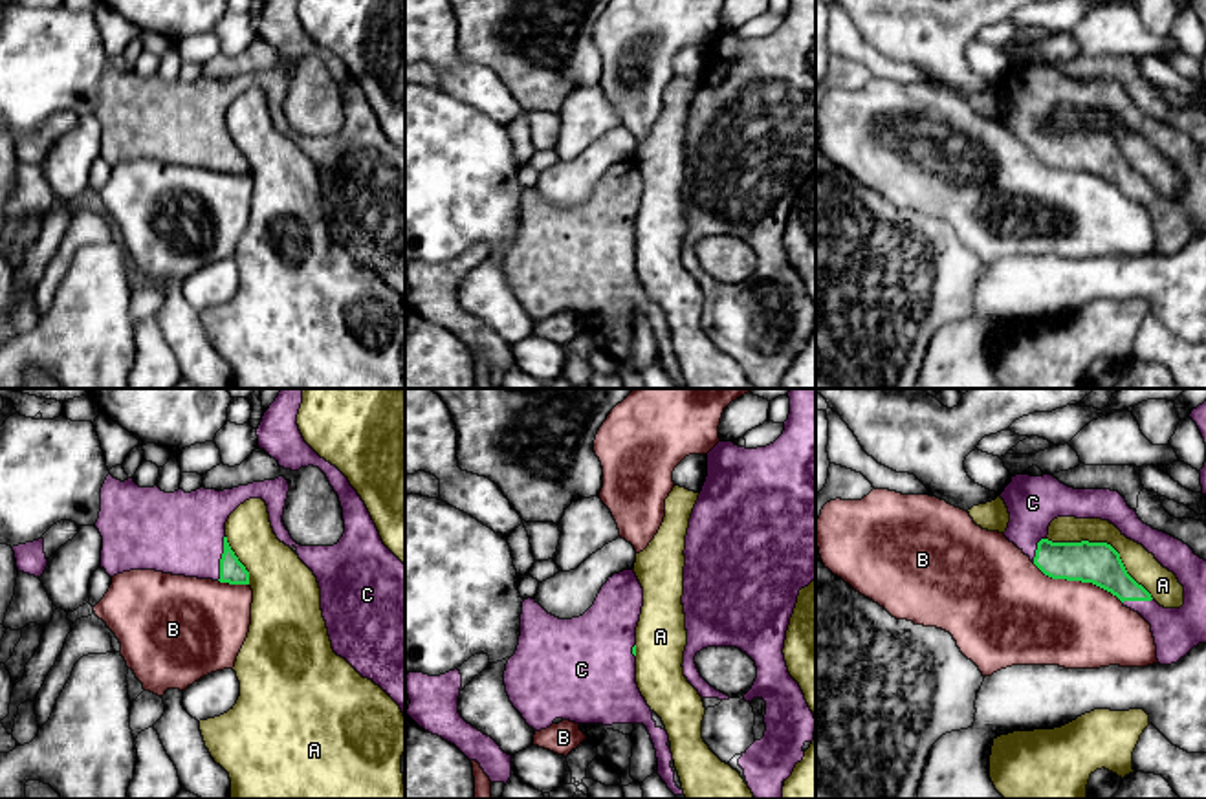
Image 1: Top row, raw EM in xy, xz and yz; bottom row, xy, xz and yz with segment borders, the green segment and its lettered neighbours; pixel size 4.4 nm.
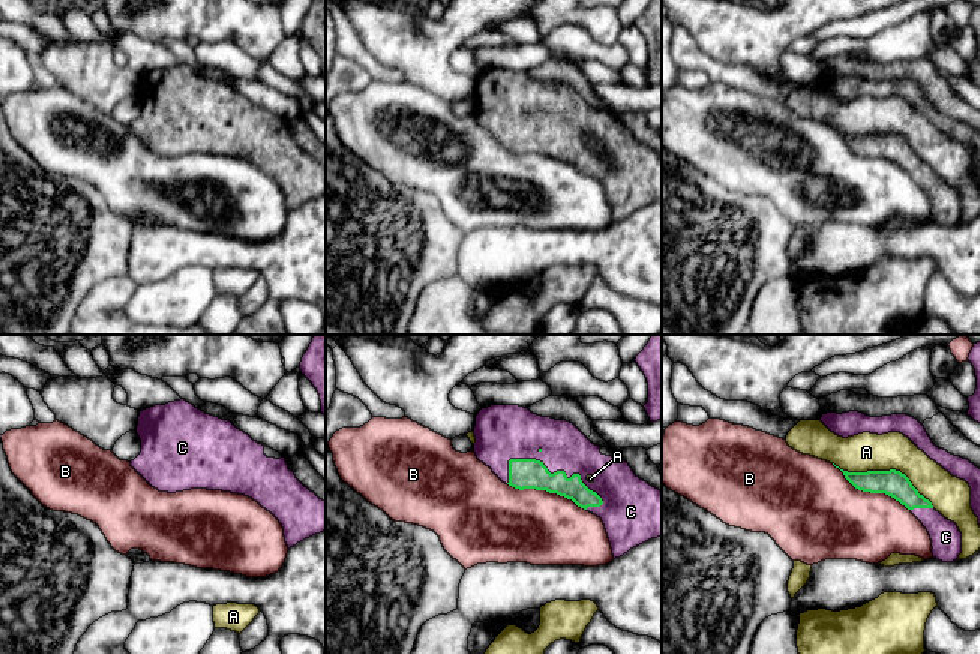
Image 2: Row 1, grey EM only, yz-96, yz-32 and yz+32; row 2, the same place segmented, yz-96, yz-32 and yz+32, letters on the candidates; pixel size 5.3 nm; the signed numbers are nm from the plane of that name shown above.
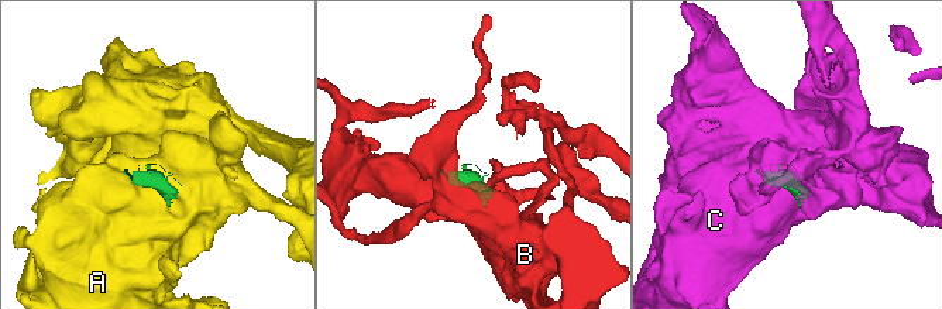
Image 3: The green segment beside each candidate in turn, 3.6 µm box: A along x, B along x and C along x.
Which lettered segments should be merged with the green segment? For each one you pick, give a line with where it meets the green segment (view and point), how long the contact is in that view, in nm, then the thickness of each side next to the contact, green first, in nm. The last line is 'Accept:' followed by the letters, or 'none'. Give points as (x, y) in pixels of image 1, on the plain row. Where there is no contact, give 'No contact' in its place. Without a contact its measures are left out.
C: Touches green at xy (222, 147). Shared border 200 nm. Thickness 110 nm (green) against 360 nm
Accept: C

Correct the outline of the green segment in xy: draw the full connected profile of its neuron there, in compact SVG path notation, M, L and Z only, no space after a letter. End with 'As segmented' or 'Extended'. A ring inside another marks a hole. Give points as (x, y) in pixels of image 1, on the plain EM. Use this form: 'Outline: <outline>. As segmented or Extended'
Outline: M266 0L257 18L258 37L275 48L284 59L299 60L301 57L313 55L326 64L343 97L345 123L337 134L301 136L291 128L282 112L290 81L290 73L284 66L224 81L200 77L191 82L185 82L183 79L165 82L158 75L139 77L134 68L121 71L108 64L101 77L101 101L95 112L95 117L103 126L101 158L104 158L110 167L130 159L156 159L229 174L249 174L249 161L227 132L225 112L229 104L246 90L262 88L268 95L269 112L277 128L290 136L317 167L321 178L321 200L334 242L345 247L363 268L368 268L379 275L400 295L405 306L405 154L383 134L365 92L350 75L348 68L304 31L297 15L297 4L299 0Z. Extended

